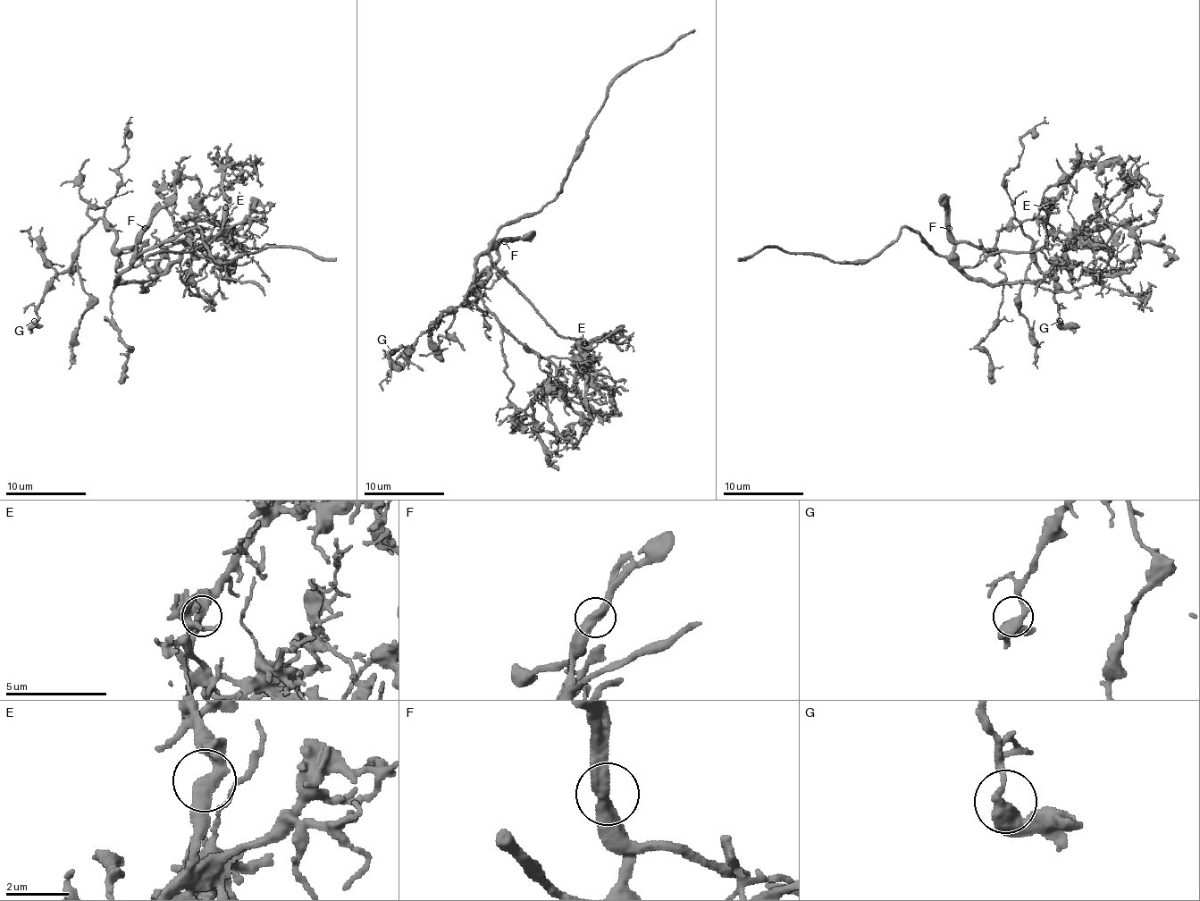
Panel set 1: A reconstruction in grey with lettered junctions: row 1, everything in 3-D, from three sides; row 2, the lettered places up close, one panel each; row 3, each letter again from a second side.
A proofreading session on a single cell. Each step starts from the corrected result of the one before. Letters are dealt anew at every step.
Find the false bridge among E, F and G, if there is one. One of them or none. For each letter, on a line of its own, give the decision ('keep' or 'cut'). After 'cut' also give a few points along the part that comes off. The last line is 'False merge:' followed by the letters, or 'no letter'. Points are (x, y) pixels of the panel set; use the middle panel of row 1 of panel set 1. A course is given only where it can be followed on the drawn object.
E: keep
F: keep
G: keep
False merge: no letter

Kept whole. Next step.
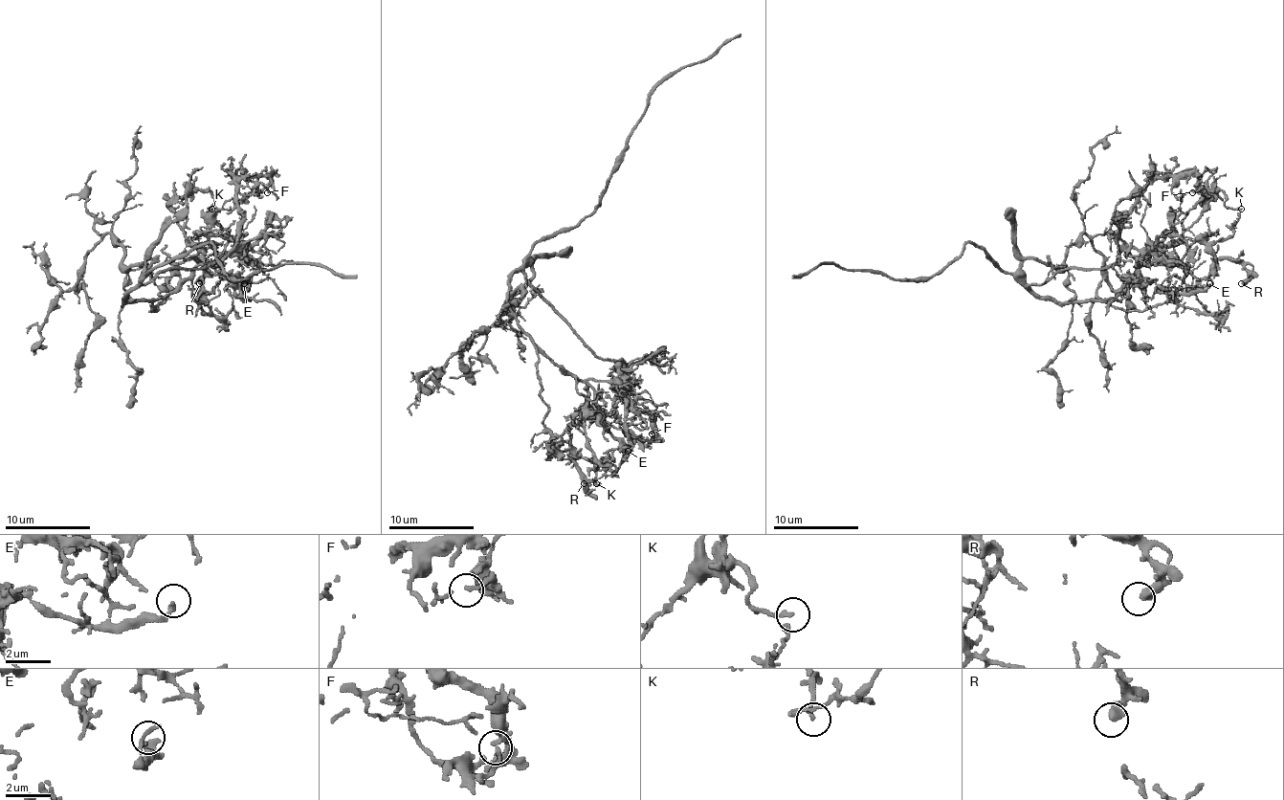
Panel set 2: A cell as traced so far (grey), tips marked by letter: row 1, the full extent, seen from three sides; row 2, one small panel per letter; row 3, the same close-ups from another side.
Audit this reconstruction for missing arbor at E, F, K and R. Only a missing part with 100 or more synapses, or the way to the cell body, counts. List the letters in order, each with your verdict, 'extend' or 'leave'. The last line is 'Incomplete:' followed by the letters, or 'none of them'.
E: leave
F: leave
K: leave
R: leave
Incomplete: none of them

